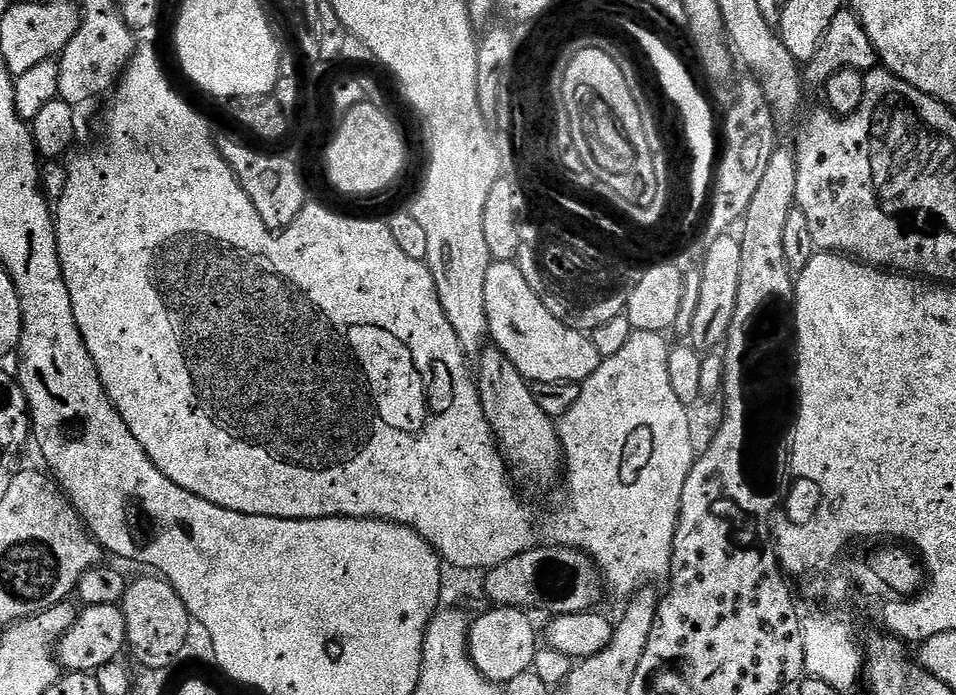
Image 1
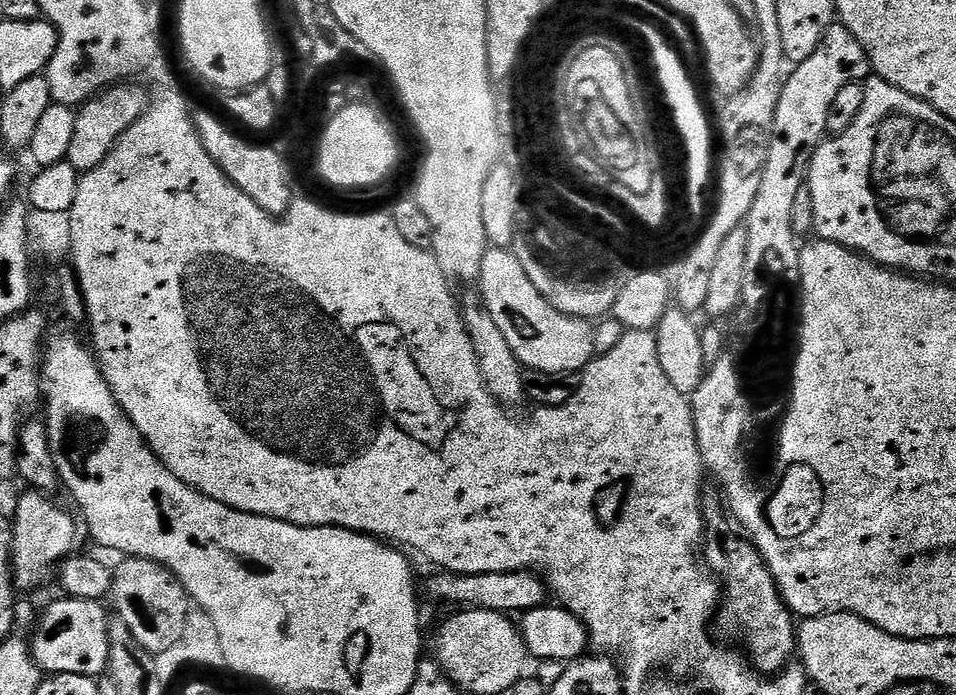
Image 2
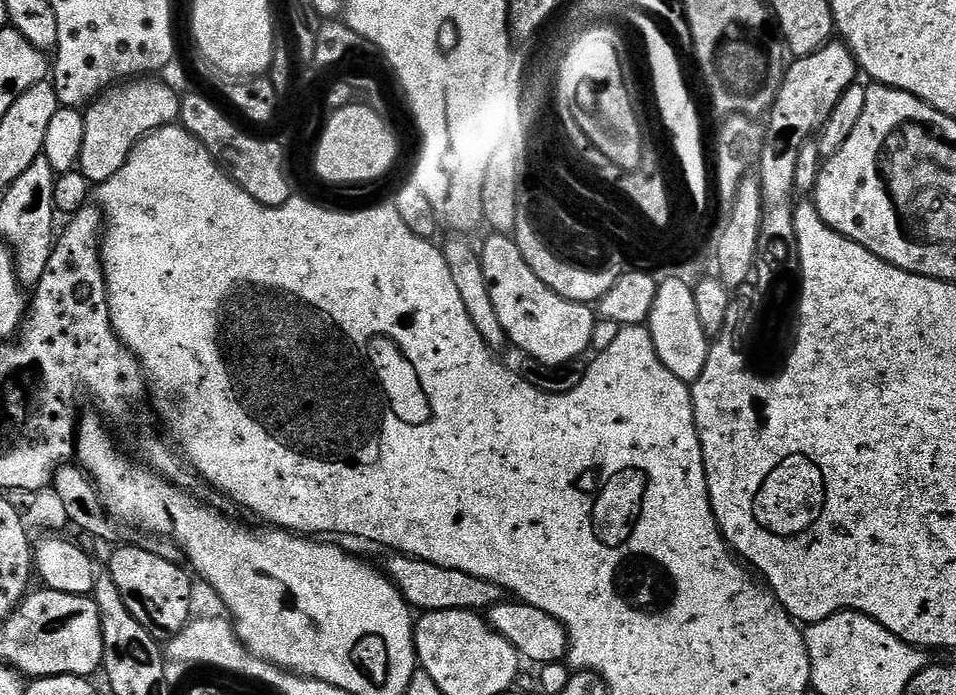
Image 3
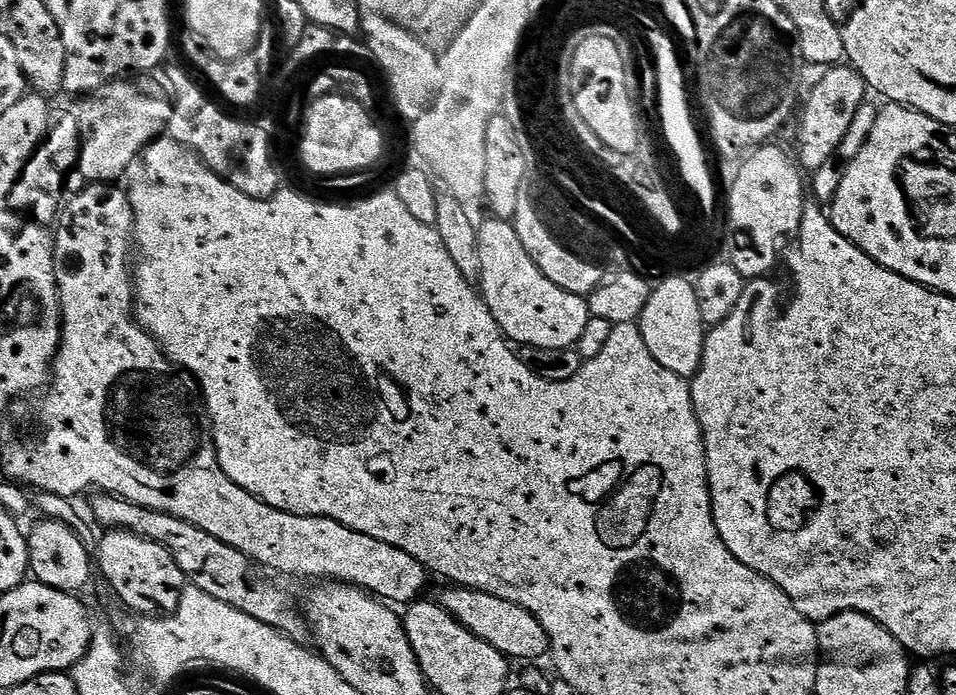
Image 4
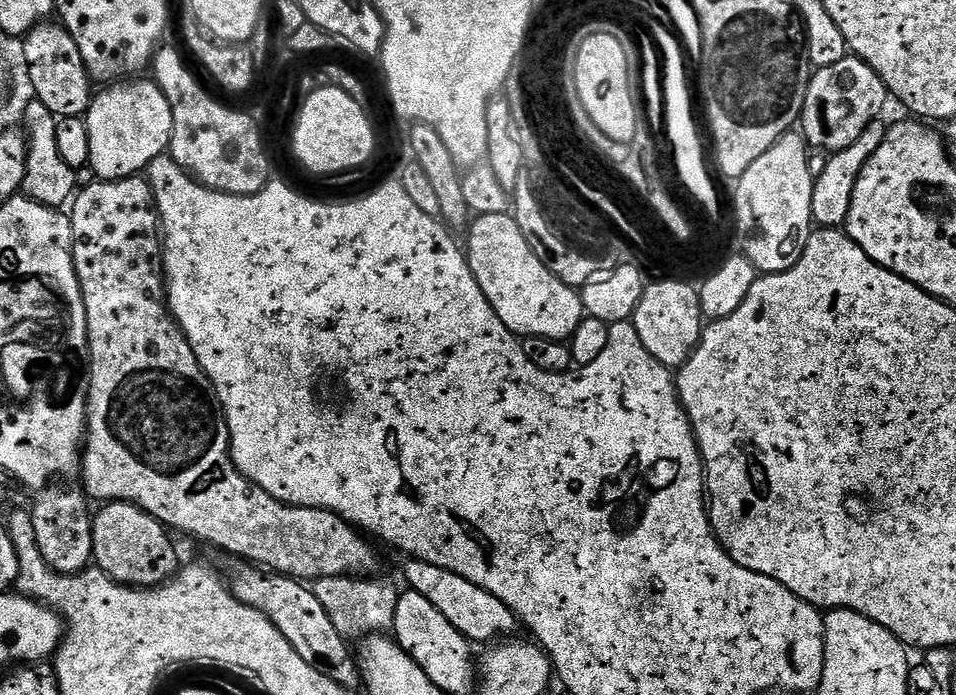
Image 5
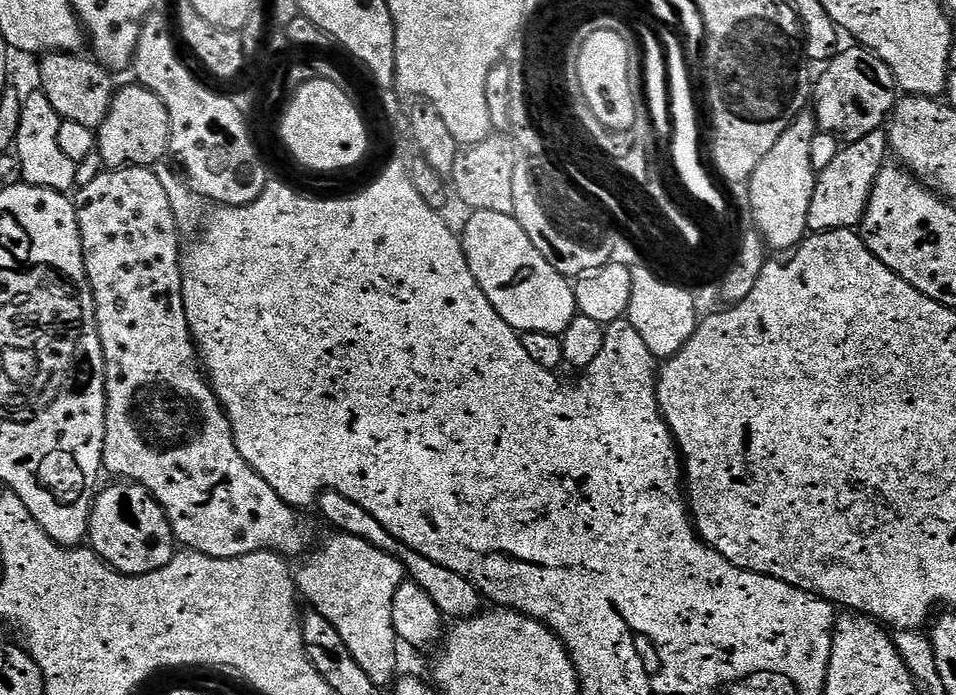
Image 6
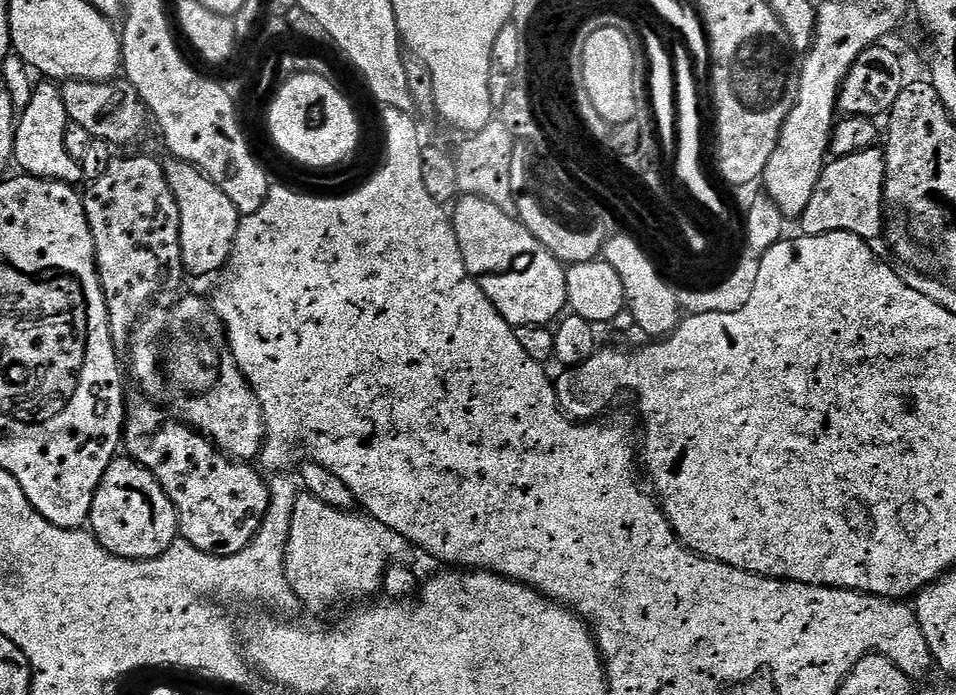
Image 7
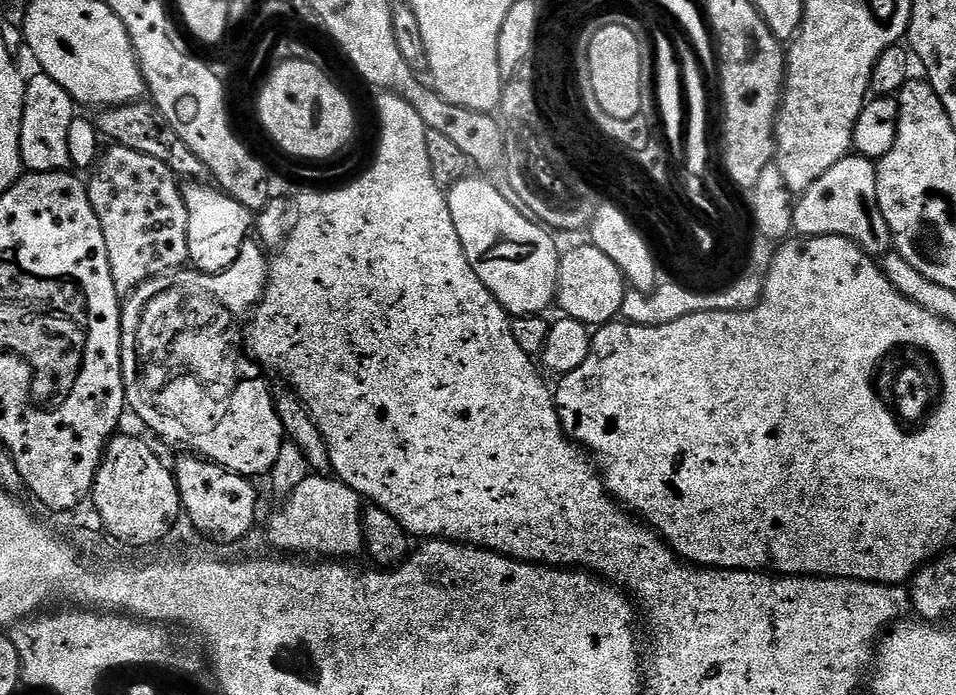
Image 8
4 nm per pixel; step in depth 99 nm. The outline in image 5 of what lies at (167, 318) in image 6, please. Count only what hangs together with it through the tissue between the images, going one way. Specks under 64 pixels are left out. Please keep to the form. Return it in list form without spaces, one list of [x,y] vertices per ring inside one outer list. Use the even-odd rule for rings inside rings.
[[[135,175],[124,177],[121,180],[108,181],[93,179],[93,184],[88,184],[79,189],[75,193],[74,199],[71,201],[70,219],[72,221],[72,257],[74,258],[74,266],[78,274],[78,282],[82,286],[82,298],[86,302],[86,326],[88,327],[88,360],[90,367],[86,372],[86,379],[88,382],[88,423],[86,425],[86,439],[82,449],[82,487],[93,501],[99,502],[123,502],[126,504],[136,504],[143,512],[148,512],[150,515],[159,520],[165,528],[171,530],[173,533],[185,532],[188,536],[193,536],[196,540],[201,540],[204,544],[209,544],[212,548],[221,548],[224,552],[229,552],[230,555],[236,556],[232,558],[239,558],[244,562],[251,562],[257,566],[263,566],[265,569],[273,572],[279,572],[281,576],[290,576],[294,580],[301,582],[315,582],[320,579],[330,578],[331,576],[351,576],[355,577],[357,574],[376,574],[380,568],[380,556],[367,544],[369,541],[357,529],[353,528],[348,521],[341,518],[338,514],[327,512],[324,508],[295,508],[289,504],[278,502],[278,498],[270,498],[270,494],[266,494],[266,490],[262,490],[258,485],[251,482],[236,469],[232,461],[232,451],[230,450],[230,442],[228,441],[228,424],[224,420],[224,412],[220,409],[220,399],[216,396],[216,391],[212,388],[212,383],[205,377],[204,371],[200,369],[198,358],[194,354],[194,350],[190,346],[190,342],[186,338],[186,334],[180,328],[180,323],[175,320],[171,312],[168,310],[168,301],[166,299],[166,281],[164,278],[164,242],[162,239],[162,229],[160,226],[160,213],[156,210],[156,199],[152,193],[152,187],[149,186],[147,179],[143,175]]]

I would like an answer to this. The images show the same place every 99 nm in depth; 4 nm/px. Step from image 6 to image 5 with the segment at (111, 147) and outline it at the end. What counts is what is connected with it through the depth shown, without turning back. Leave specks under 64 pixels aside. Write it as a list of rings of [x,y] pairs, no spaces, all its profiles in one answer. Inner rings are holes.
[[[126,78],[107,85],[93,97],[92,104],[84,116],[89,138],[89,169],[99,180],[116,181],[124,177],[139,175],[150,162],[163,155],[170,147],[173,134],[173,111],[165,94],[153,79]]]

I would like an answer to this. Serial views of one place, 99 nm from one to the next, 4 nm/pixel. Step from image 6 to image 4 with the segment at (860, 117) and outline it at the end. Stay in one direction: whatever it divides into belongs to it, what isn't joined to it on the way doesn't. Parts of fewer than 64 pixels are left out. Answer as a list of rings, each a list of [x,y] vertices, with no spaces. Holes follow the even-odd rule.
[[[840,64],[829,67],[827,72],[811,90],[800,118],[800,138],[796,160],[799,167],[808,174],[814,173],[836,155],[843,135],[850,128],[861,106],[866,102],[868,87],[864,79],[850,66]]]

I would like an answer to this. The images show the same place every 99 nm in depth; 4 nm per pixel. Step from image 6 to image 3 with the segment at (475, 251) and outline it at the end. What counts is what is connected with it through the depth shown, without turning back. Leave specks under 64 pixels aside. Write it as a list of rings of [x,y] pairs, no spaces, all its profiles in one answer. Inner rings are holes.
[[[492,234],[489,237],[484,248],[482,244],[479,249],[480,261],[490,290],[490,302],[494,302],[498,322],[502,322],[502,330],[509,341],[543,364],[579,361],[580,355],[592,348],[597,313],[589,305],[570,302],[554,294],[554,290],[526,266],[526,258],[522,258],[522,250],[518,250],[511,235]]]

